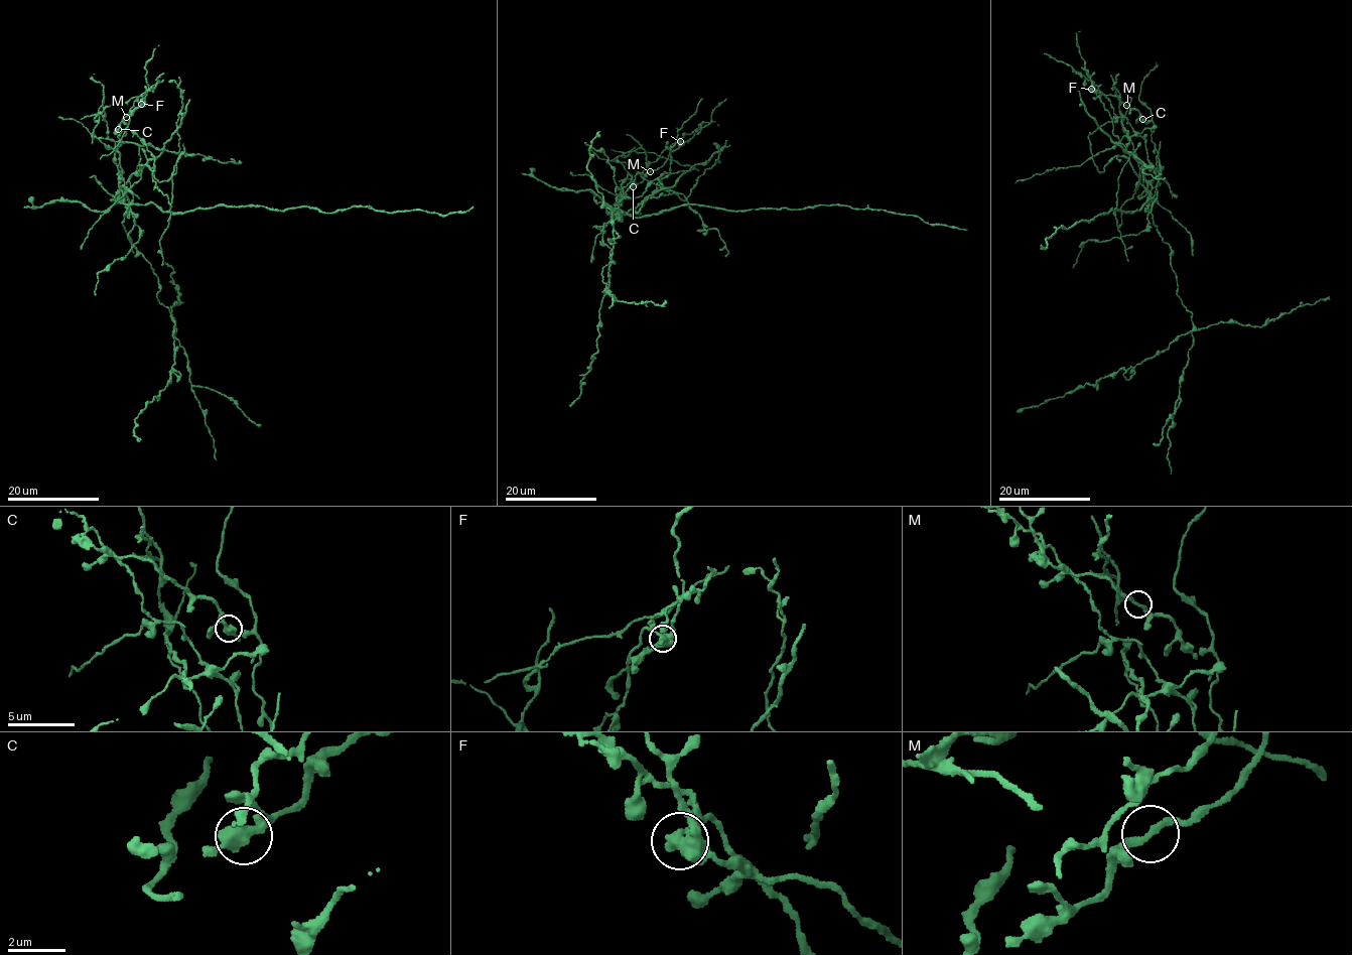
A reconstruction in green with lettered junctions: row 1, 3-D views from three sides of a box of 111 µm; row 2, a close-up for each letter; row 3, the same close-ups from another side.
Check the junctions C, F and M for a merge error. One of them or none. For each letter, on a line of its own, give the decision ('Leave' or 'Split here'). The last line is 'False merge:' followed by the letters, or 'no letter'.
C: Leave
F: Split here
M: Leave
False merge: F

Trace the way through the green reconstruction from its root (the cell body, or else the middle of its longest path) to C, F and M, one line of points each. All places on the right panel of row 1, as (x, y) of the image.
C: (1147, 197), (1142, 178), (1148, 165), (1144, 138), (1113, 112), (1102, 94), (1133, 108), (1142, 119)
F: (1147, 197), (1142, 178), (1148, 165), (1144, 138), (1127, 120), (1113, 112), (1110, 100), (1097, 87), (1091, 89)
M: (1147, 197), (1142, 178), (1148, 165), (1144, 138), (1101, 96), (1111, 95), (1126, 105)

